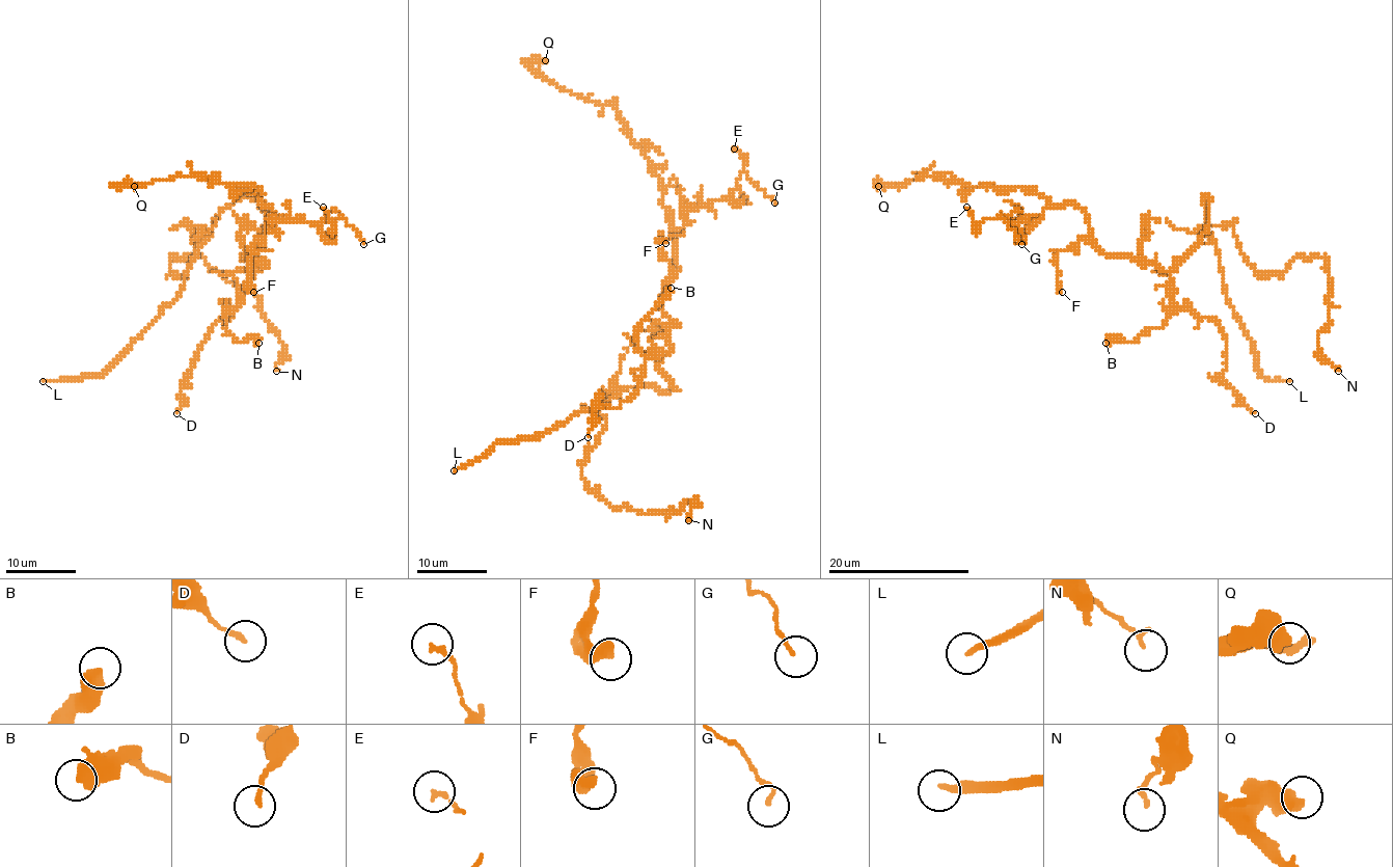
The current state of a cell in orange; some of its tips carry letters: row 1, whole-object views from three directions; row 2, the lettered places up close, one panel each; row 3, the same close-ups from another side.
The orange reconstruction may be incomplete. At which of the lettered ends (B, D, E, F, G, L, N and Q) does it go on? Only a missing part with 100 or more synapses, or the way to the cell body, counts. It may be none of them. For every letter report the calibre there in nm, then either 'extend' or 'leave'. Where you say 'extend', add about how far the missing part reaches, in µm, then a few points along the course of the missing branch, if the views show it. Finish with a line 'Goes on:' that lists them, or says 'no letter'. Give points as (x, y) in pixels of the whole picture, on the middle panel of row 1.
B: 440 nm | leave
D: 170 nm | leave
E: 160 nm | leave
F: 480 nm | leave
G: 110 nm | leave
L: 240 nm | extend | 150 µm
N: 150 nm | leave
Q: 600 nm | leave
Goes on: L

